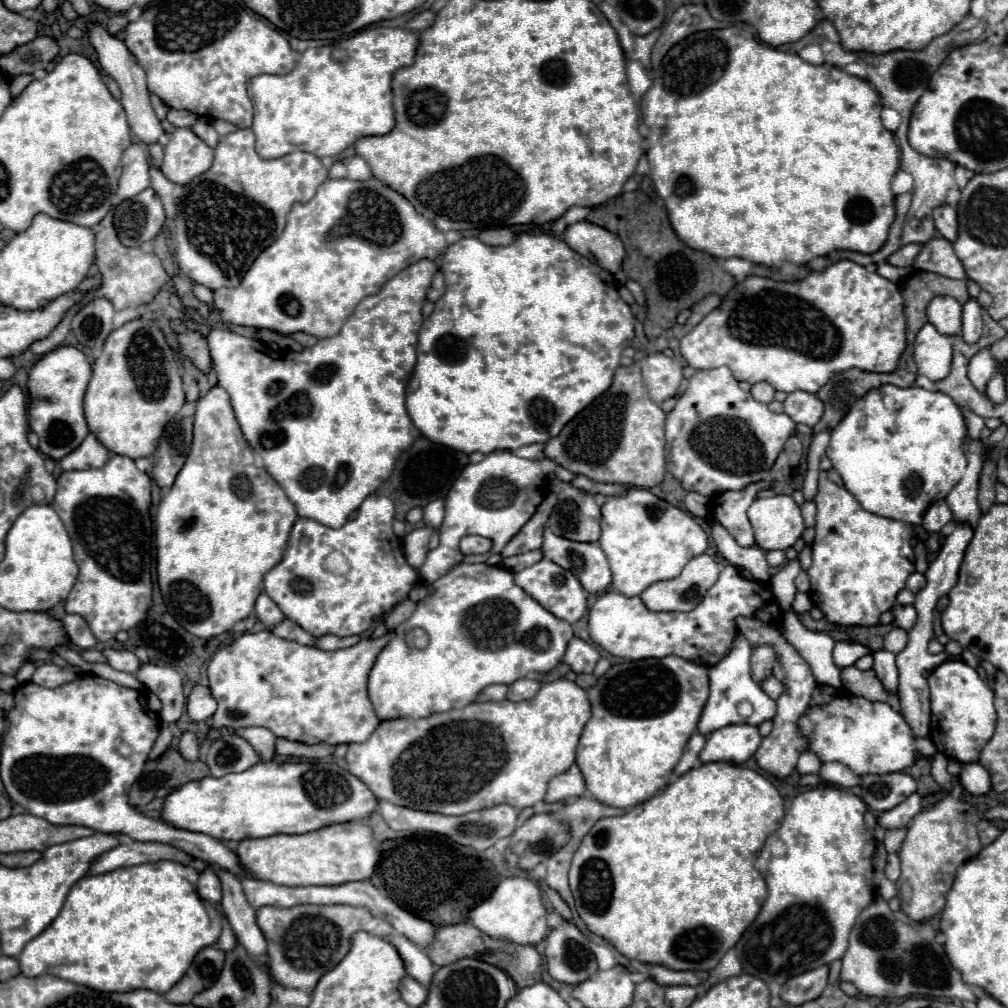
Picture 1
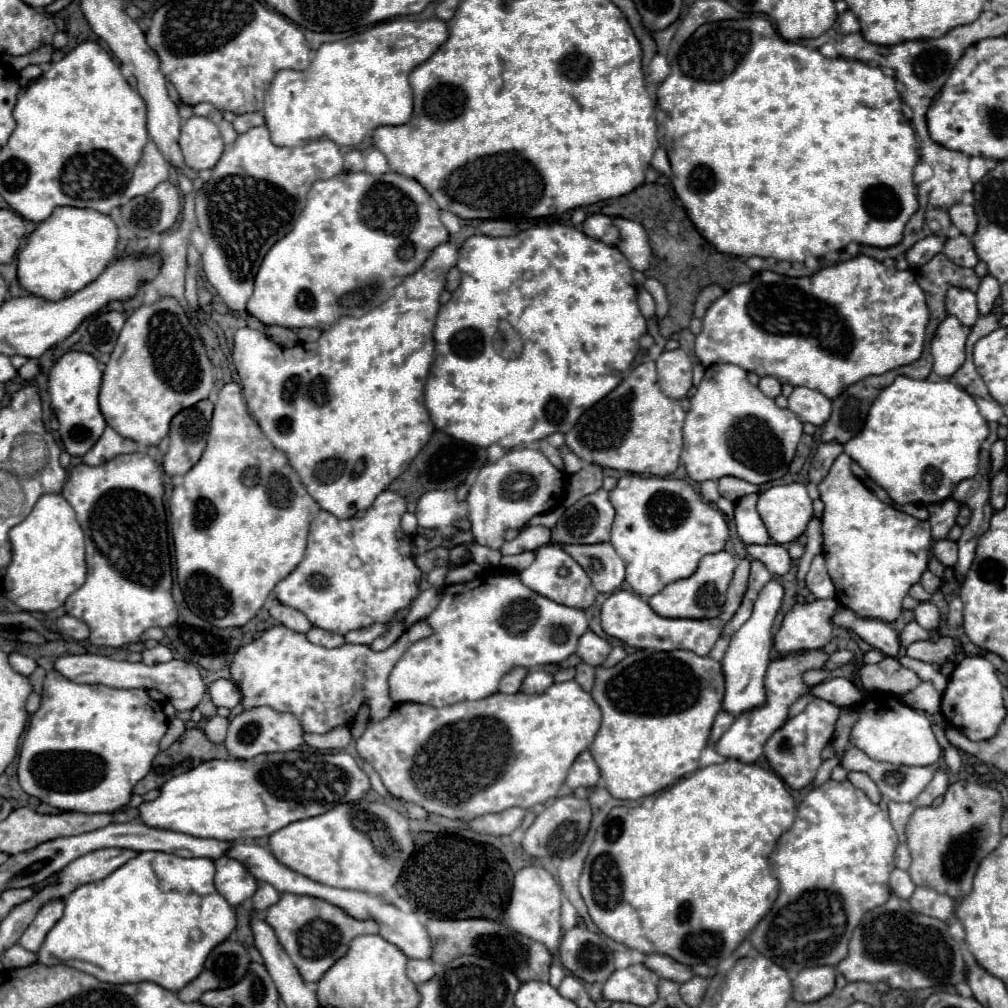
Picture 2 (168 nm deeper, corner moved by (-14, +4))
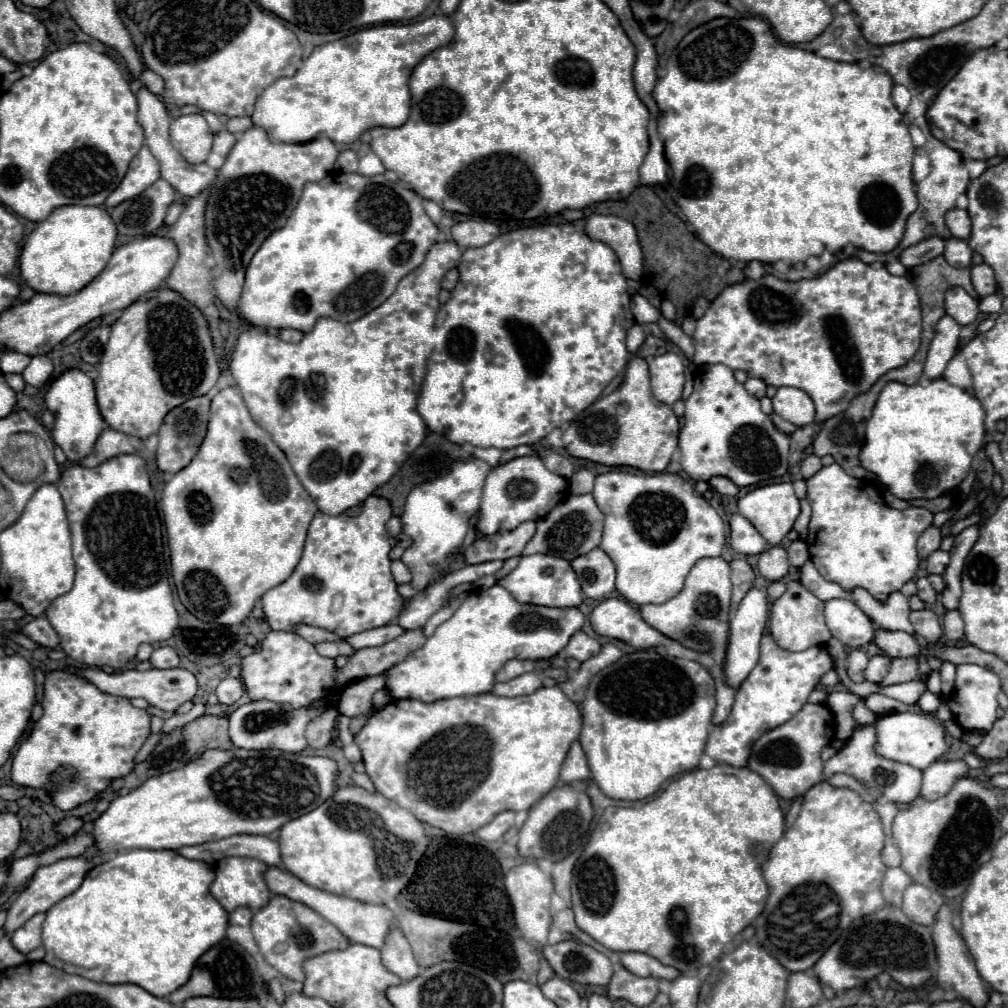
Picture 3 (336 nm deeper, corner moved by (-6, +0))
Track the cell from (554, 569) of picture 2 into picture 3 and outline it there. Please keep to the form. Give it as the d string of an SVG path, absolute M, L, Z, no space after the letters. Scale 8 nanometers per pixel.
M520 556L518 566L504 578L498 580L502 588L506 588L518 602L522 604L538 604L538 606L556 606L570 608L580 606L582 588L568 560L560 560L558 556Z

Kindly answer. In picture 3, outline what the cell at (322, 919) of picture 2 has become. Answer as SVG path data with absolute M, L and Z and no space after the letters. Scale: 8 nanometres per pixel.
M272 896L268 906L260 908L254 914L250 928L252 928L252 924L254 924L254 940L258 944L260 954L264 956L264 960L270 966L274 966L282 976L286 976L290 980L298 980L298 982L304 980L302 962L306 958L324 954L326 950L344 950L348 946L348 940L334 924L330 924L326 918L322 918L312 908L308 908L300 902L294 902L286 896Z

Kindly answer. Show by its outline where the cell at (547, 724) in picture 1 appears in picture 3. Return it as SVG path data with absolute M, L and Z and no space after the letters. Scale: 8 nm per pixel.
M542 686L534 694L524 696L524 698L520 698L520 696L504 698L504 696L496 696L496 694L488 692L488 694L468 696L468 698L444 698L444 700L436 700L436 702L428 702L428 704L424 704L422 700L410 700L410 698L392 700L366 722L366 726L360 730L360 734L354 736L354 740L362 750L366 774L370 776L370 780L374 782L374 786L380 794L394 800L398 806L410 810L418 820L422 820L430 826L436 826L450 834L470 834L470 832L476 832L478 828L482 828L484 824L488 824L496 814L500 814L504 810L528 810L532 804L536 804L536 800L540 800L540 796L544 796L544 792L550 792L558 782L560 766L564 762L564 756L566 756L572 740L578 740L580 724L582 724L582 716L580 716L578 706L572 700L568 700L558 686L552 686L552 688Z

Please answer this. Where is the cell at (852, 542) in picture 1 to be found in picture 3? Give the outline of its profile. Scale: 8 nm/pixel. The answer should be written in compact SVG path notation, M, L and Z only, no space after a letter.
M830 464L806 480L812 520L808 526L810 560L818 572L842 588L862 586L876 600L888 592L900 590L918 570L916 540L932 524L932 512L926 508L896 510L890 508L874 484L848 476L840 464Z

